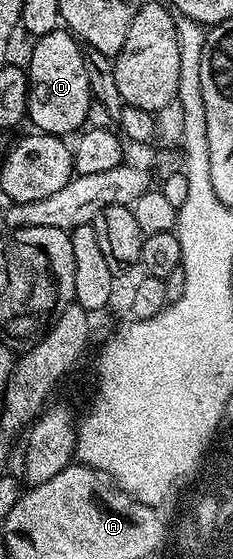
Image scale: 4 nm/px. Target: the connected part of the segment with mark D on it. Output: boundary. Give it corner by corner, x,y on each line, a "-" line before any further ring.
57,27
54,32
48,32
36,37
33,53
29,56
27,71
29,73
29,115
28,123
34,124
36,131
51,136
68,137
68,132
76,133
86,127
89,104
95,100
89,88
87,73
84,66
84,51
76,36
64,27

